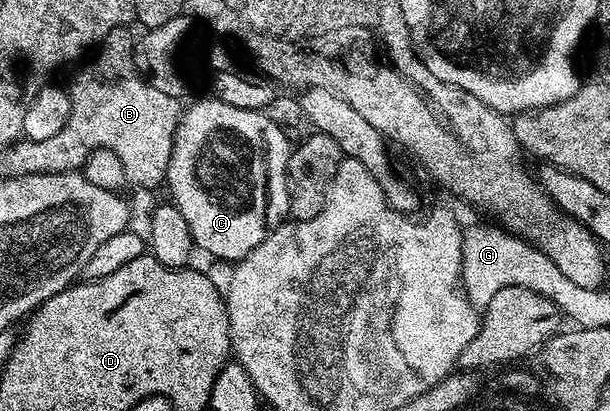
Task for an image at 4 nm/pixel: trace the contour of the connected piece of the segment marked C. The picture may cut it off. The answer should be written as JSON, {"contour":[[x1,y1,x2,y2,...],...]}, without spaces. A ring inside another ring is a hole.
{"contour":[[202,96,202,101,194,103,190,109,187,109,180,118,177,130,173,132,173,150,171,151,171,159,169,166,165,172,164,184,169,185,169,189,173,192,171,197,172,204,183,215,183,219,187,219,187,227,191,227,191,235,193,236,193,244,198,250,201,249,205,253,210,253,213,257,218,257,221,261,229,261,228,263,236,263,241,258,247,256,255,247,259,247,259,243,263,243,263,239,269,233,270,229,277,228,290,216,289,205,291,199,287,195,287,183,285,182,285,168,287,167,287,159,291,152,291,144,285,138,285,133,272,121,265,111,256,109,244,109,243,107,231,107,229,103,222,101,214,101,212,97]]}

